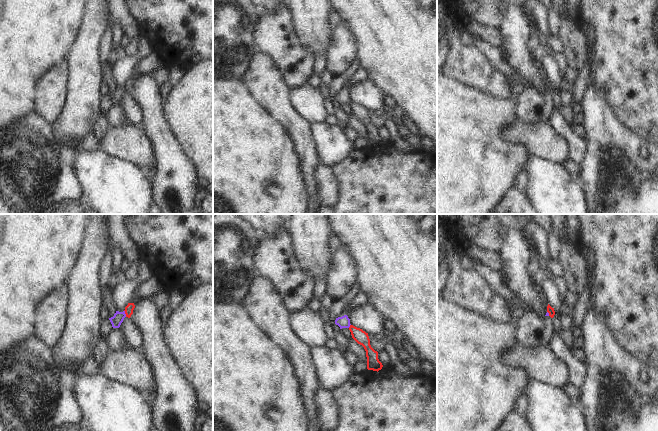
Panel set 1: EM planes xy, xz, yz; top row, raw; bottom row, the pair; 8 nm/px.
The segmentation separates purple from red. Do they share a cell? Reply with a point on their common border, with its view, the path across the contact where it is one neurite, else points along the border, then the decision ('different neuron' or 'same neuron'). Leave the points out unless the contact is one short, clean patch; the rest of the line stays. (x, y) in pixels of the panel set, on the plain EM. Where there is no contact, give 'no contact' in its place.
contact xy (124, 89); border xy (124, 86), (126, 92); different neuron

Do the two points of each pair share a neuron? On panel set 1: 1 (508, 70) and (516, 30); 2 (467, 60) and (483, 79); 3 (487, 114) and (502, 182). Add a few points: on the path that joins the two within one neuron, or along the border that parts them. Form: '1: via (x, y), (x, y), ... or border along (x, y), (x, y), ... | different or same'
1: border along (507, 60), (515, 71) | different
2: via (470, 65), (479, 74) | same
3: via (487, 131), (487, 136), (493, 142), (493, 165) | same

